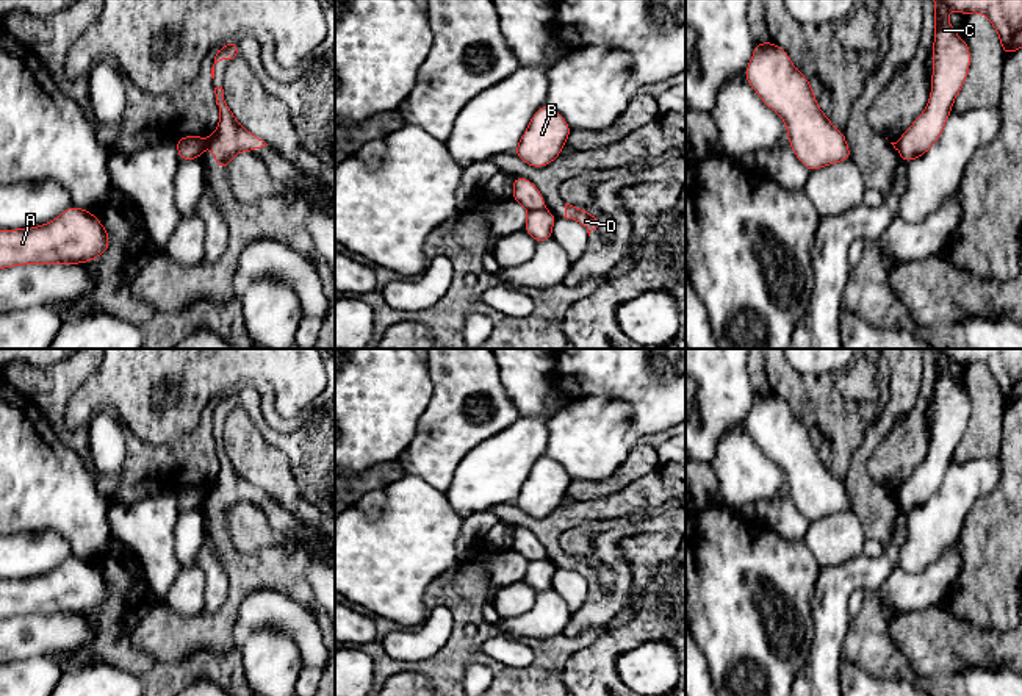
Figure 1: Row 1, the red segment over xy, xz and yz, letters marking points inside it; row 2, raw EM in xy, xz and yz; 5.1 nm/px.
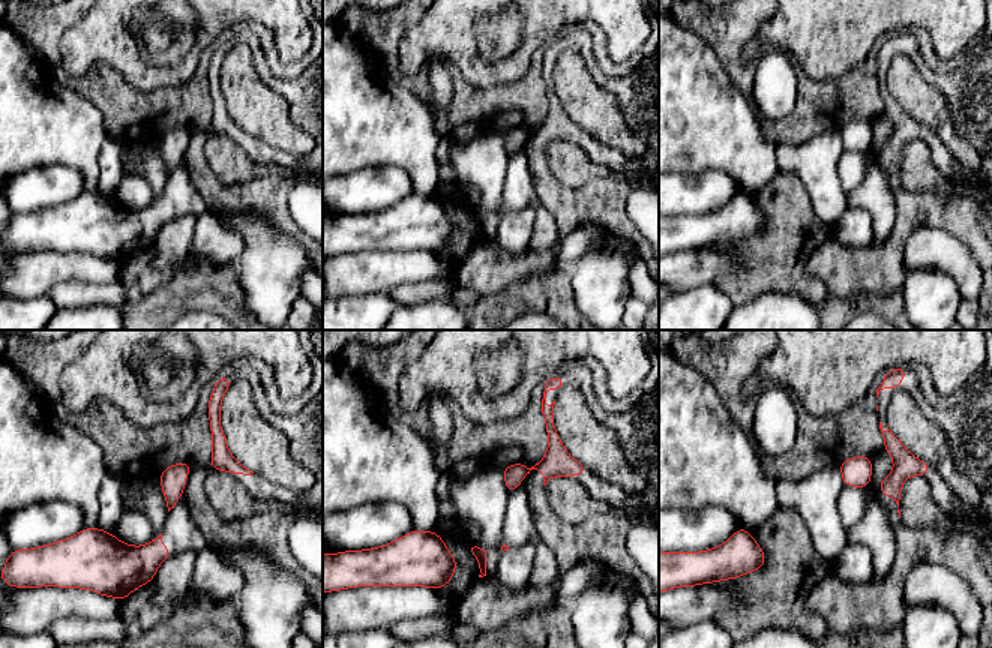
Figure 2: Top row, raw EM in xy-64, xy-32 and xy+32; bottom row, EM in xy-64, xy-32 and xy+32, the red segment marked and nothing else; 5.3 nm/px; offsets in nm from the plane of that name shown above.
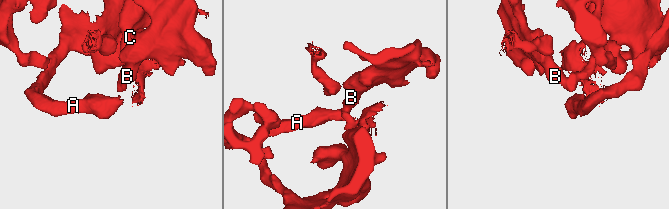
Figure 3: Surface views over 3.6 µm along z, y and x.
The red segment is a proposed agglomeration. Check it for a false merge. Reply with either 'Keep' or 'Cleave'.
Cleave

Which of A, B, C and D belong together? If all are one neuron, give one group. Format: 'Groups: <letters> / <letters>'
Groups: A B C / D

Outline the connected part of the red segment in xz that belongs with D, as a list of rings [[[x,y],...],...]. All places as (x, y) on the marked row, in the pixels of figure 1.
[[[565,203],[565,216],[570,221],[578,221],[587,228],[587,233],[590,236],[590,231],[598,227],[598,221],[595,216],[592,216],[587,210],[584,208],[576,208],[570,203]]]

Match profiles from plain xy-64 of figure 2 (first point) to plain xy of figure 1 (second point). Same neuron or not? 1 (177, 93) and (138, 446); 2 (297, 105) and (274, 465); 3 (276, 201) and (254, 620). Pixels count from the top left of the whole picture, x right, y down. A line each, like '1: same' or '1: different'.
1: same
2: different
3: different

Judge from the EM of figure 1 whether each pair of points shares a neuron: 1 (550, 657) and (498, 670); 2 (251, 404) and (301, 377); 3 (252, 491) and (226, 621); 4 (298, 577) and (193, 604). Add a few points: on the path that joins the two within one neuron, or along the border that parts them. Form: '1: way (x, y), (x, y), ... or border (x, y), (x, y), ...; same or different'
1: way (537, 670), (531, 676), (510, 676); same
2: way (246, 385), (246, 380), (255, 371), (282, 371); same
3: way (219, 513), (219, 537), (235, 563), (235, 585); same
4: border (166, 602), (182, 615), (202, 613); different

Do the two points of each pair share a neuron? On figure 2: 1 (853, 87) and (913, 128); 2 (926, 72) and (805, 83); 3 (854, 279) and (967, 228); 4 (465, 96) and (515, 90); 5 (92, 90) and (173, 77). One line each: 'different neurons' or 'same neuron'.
1: different neurons
2: different neurons
3: same neuron
4: same neuron
5: different neurons

